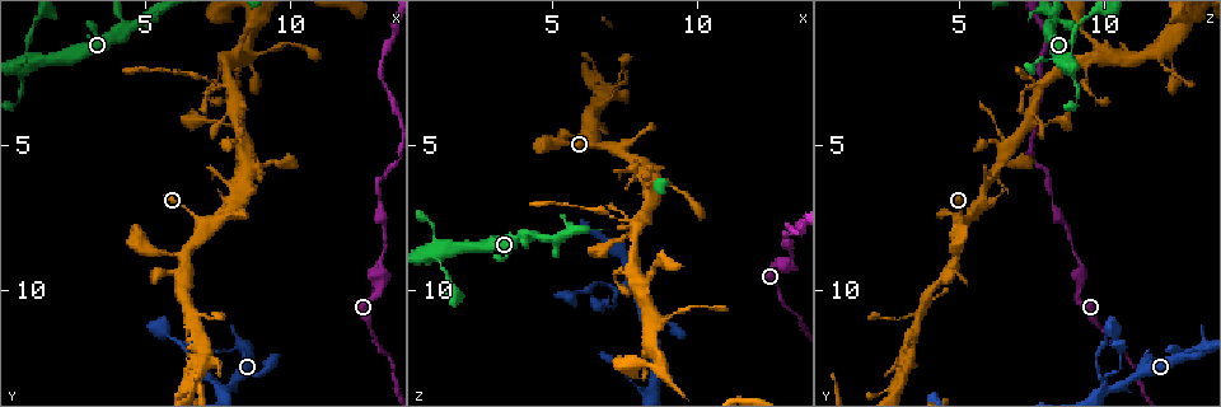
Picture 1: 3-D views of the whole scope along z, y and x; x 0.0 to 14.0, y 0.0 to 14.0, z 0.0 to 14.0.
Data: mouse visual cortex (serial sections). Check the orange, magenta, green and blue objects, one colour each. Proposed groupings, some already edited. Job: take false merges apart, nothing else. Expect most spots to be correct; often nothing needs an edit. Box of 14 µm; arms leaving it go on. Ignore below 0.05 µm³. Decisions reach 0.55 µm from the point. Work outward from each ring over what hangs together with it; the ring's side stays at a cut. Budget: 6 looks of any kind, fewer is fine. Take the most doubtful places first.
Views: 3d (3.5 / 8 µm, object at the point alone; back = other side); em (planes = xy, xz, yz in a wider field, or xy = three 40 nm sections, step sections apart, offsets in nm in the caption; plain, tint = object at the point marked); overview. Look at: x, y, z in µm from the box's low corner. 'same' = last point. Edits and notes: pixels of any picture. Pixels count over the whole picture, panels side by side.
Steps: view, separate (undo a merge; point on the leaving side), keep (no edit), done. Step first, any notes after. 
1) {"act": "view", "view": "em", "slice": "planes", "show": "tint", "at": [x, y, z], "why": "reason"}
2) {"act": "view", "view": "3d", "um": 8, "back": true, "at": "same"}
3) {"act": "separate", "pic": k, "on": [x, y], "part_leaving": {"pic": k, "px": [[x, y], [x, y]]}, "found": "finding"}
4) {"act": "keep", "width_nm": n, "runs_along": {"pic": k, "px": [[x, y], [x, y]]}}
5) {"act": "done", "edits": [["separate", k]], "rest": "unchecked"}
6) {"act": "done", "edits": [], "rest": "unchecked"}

{"act": "view", "view": "3d", "um": 3.5, "at": [7.2, 2.9, 7.5], "why": "narrows sharply"}

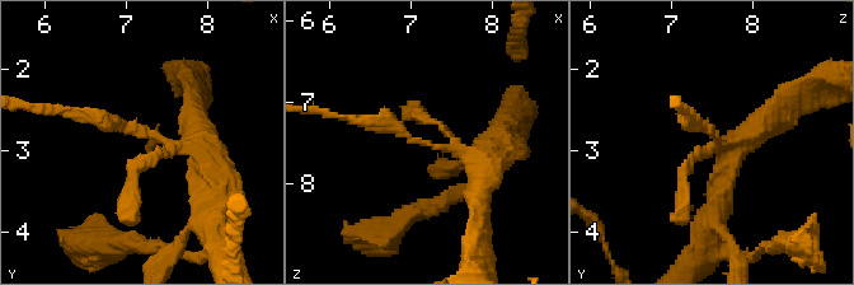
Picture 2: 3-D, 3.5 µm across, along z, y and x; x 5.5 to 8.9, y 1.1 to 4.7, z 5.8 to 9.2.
{"act": "view", "view": "em", "slice": "xy", "step": 5, "show": "tint", "at": [7.20, 2.80, 7.55]}

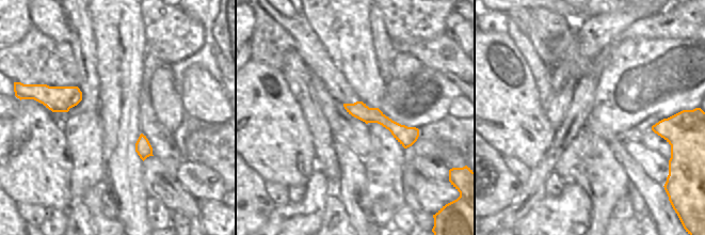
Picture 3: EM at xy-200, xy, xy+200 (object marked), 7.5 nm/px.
{"act": "keep", "width_nm": 130, "runs_along": {"pic": 2, "px": [[210, 169], [191, 146], [66, 111]]}, "found": "all the same cell"}

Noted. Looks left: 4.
{"act": "view", "view": "3d", "um": 8, "back": true, "at": [5.9, 9.3, 4.6]}

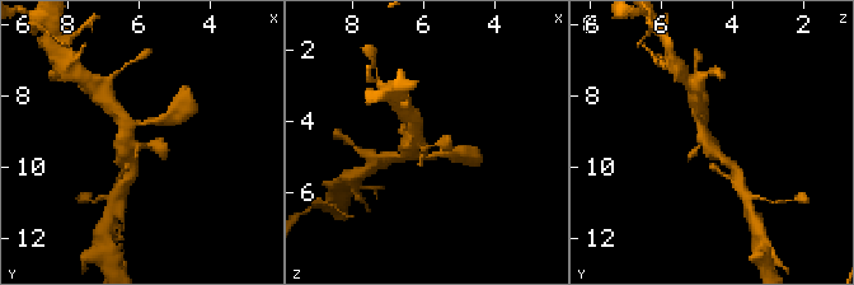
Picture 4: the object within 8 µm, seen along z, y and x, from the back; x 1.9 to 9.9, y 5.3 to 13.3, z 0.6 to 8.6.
{"act": "view", "view": "3d", "um": 3.5, "at": [5.8, 9.4, 4.7]}

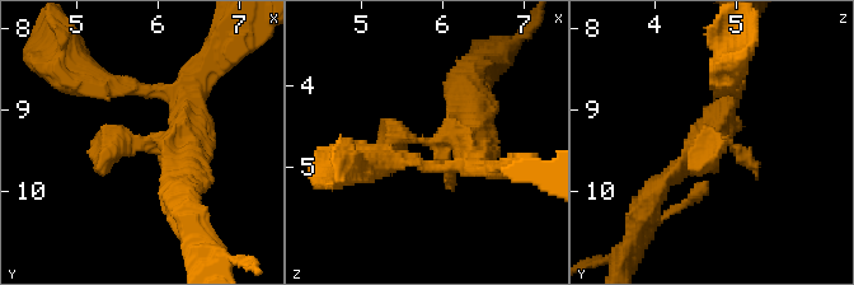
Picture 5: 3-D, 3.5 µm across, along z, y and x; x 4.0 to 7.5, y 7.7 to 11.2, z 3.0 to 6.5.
{"act": "view", "view": "em", "slice": "xy", "step": 2, "show": "tint", "at": [5.85, 9.35, 4.70]}

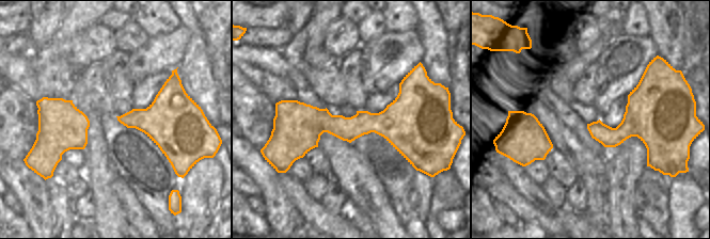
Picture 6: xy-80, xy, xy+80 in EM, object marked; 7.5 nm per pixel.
{"act": "keep", "width_nm": 190, "runs_along": {"pic": 6, "px": [[281, 111], [299, 122], [422, 128]]}, "found": "all the same cell"}

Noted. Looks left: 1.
{"act": "done", "edits": [], "rest": "unchecked"}

